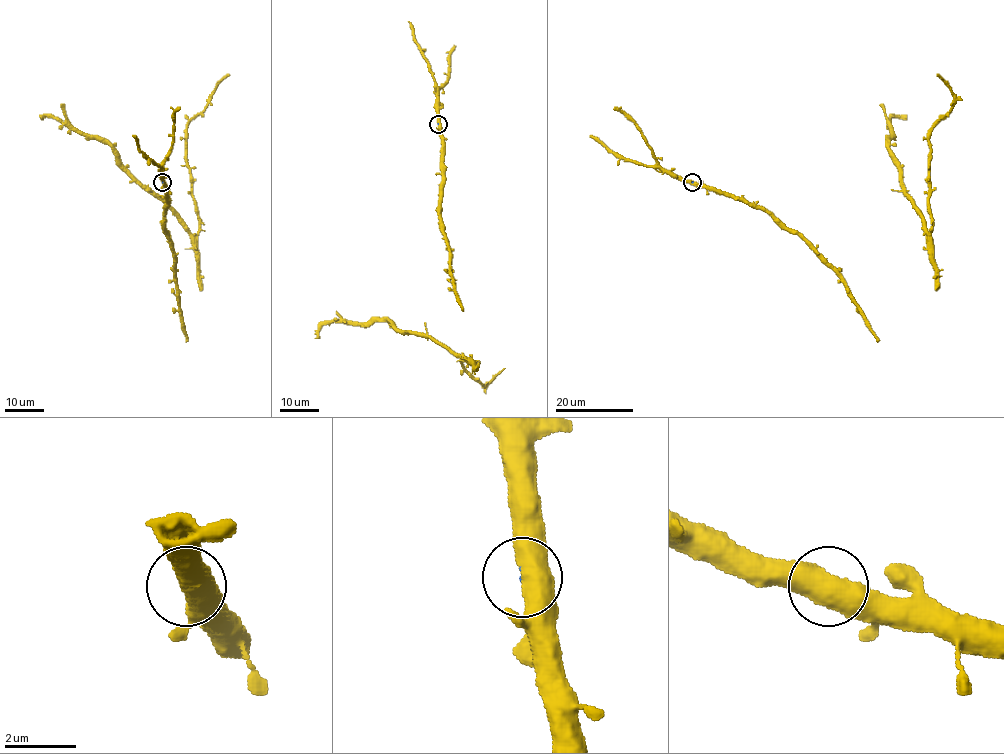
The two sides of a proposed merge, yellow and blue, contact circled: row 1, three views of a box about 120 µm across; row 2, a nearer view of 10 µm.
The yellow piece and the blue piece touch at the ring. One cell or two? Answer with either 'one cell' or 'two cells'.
two cells

